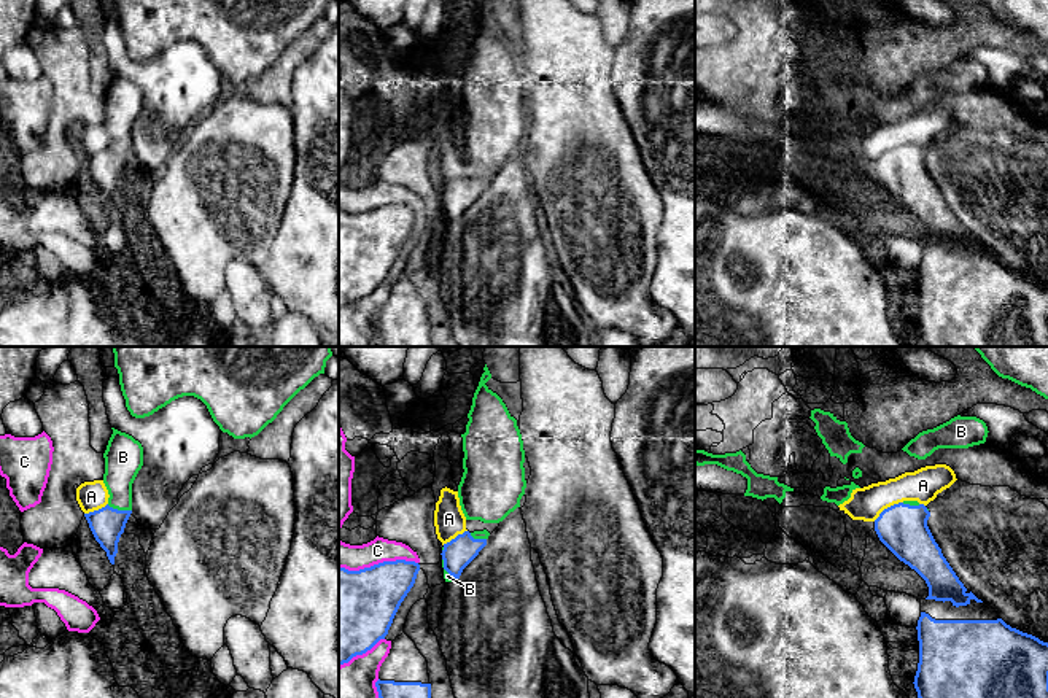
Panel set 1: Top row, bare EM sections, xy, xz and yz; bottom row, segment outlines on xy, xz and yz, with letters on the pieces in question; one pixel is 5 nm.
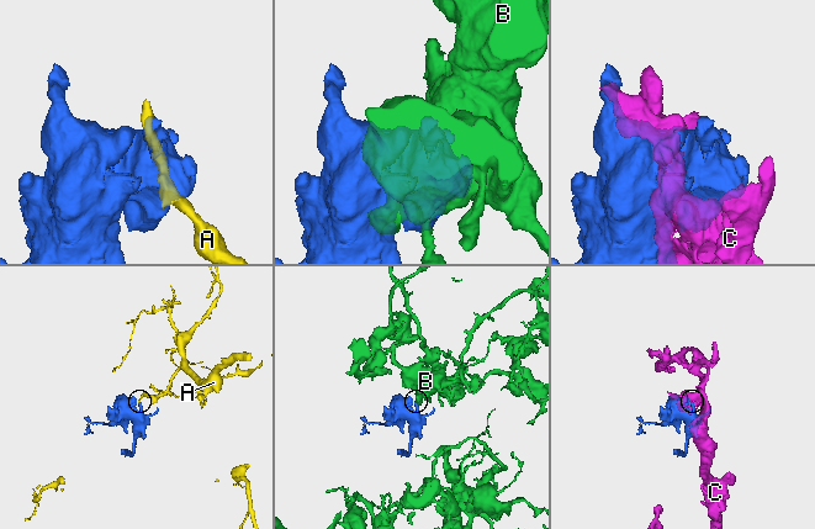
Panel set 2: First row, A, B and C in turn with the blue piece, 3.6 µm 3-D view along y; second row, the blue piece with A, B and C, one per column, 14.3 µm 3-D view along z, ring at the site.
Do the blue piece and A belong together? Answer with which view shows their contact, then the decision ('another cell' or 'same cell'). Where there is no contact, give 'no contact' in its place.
yz | another cell

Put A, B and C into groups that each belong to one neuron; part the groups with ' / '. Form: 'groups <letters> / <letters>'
groups A / B / C

